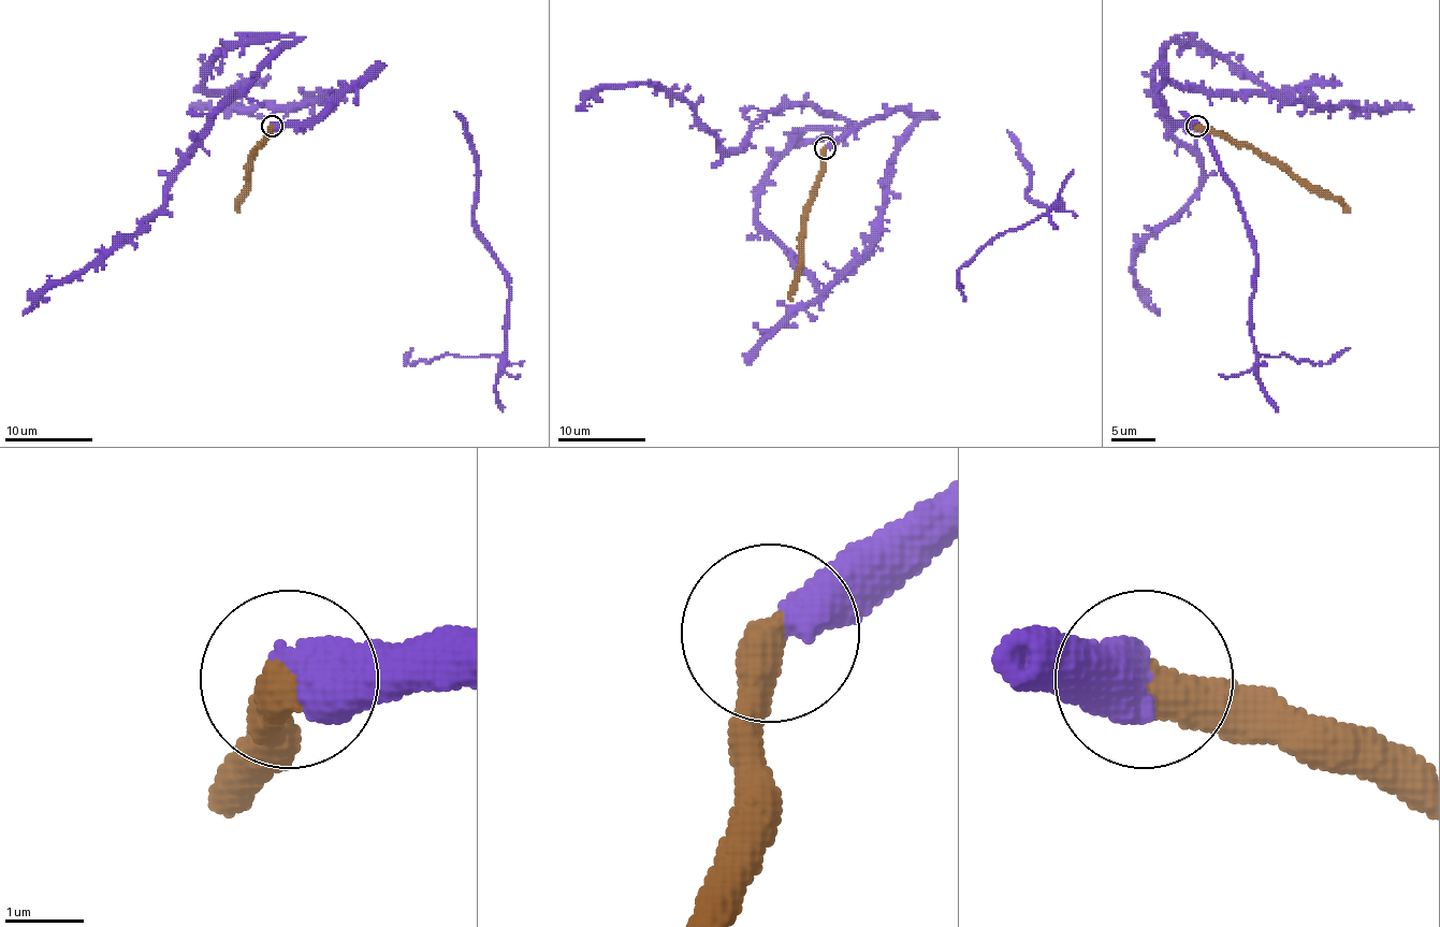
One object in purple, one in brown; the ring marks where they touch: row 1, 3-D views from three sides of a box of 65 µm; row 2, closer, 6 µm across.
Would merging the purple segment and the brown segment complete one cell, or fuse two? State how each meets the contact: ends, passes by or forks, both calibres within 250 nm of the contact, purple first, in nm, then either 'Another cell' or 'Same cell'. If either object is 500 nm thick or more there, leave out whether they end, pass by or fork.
Thickness 600 nm (purple) against 550 nm. Another cell

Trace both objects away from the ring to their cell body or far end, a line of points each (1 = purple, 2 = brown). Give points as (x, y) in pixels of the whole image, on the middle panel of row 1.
1: (825, 147), (913, 119), (820, 294), (757, 185), (845, 119), (780, 105), (727, 151), (650, 84), (576, 111)
2: (825, 147), (823, 174), (812, 189), (793, 301)

